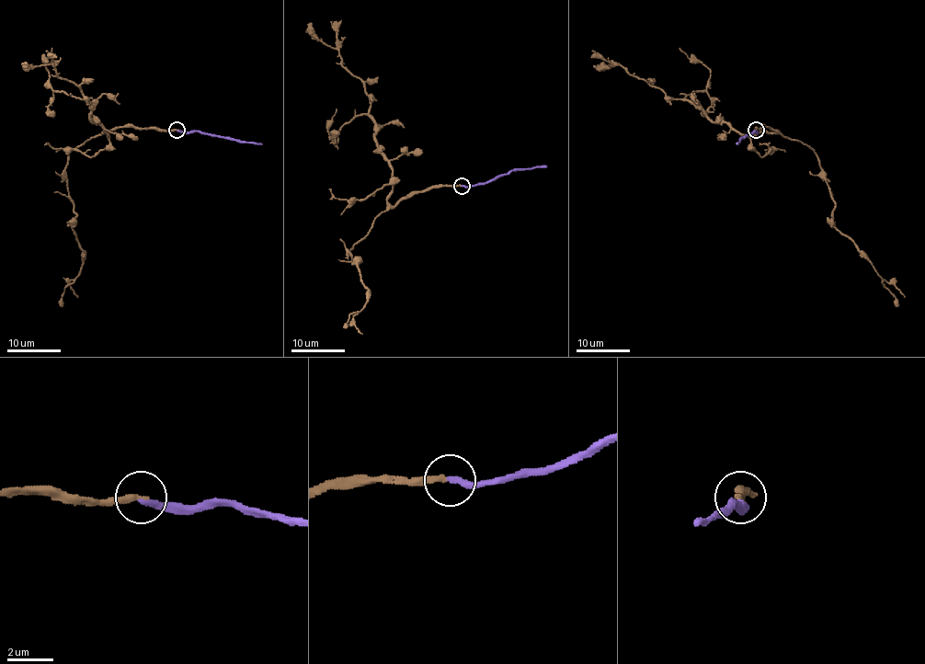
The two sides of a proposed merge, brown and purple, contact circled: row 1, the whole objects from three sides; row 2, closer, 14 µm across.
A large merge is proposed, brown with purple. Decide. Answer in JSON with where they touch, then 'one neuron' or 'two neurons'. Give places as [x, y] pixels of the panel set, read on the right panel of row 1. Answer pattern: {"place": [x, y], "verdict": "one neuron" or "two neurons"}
{"place": [756, 130], "verdict": "one neuron"}

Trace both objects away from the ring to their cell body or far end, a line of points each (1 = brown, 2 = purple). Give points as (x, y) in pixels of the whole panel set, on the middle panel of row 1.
1: (462, 185), (410, 192), (374, 220), (349, 251), (360, 262), (367, 302), (349, 314), (346, 328)
2: (462, 185), (473, 187), (513, 170), (547, 166)

